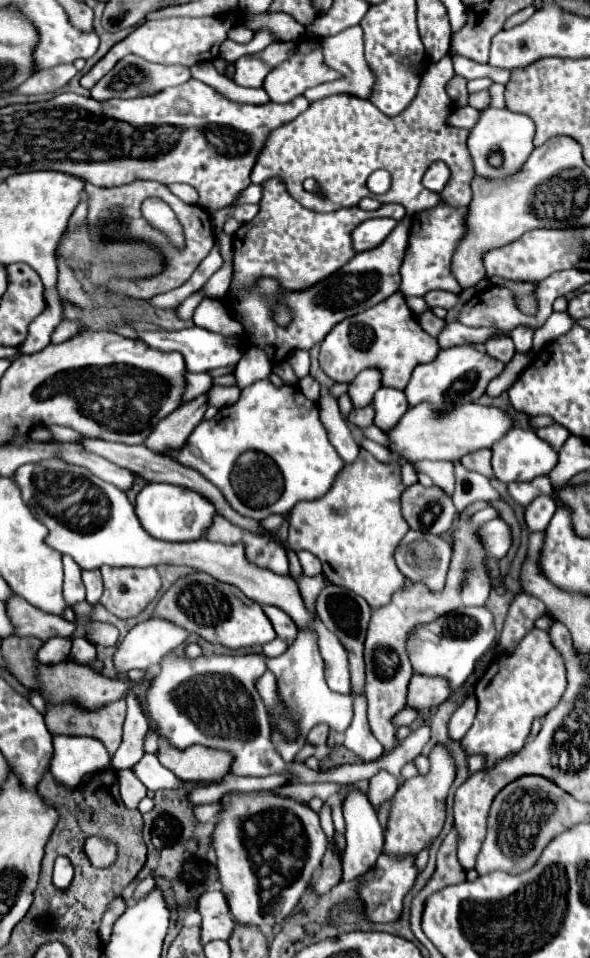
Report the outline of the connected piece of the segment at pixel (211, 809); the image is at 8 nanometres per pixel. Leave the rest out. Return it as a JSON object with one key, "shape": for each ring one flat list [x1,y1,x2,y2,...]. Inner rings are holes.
{"shape":[[214,802,214,804,202,804,202,806,196,806,196,820,200,824,206,824,206,822,214,822,214,818,220,814,222,810,222,802]]}

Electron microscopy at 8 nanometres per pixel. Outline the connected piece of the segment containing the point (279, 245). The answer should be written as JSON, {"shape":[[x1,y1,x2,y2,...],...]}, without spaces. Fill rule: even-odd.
{"shape":[[268,180,264,186,264,198,260,202,260,212,252,222,246,222,232,236,234,246,234,276,232,290,248,288,260,278,280,280,282,290,304,290,310,288,326,276,332,276,346,264,346,260,354,258,352,248,352,230,368,218,394,218,402,220,406,210,400,204,382,204,374,212,366,212,358,206,340,208,336,212,318,214,304,206,300,206,292,196,284,190,284,184,278,180]]}

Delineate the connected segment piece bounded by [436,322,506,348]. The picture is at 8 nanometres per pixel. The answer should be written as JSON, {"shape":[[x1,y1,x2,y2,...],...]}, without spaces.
{"shape":[[446,322,444,330,438,334,438,346,440,348,452,348,460,344,474,344,474,342,484,342,492,334,506,334,498,328,470,328,462,326,460,322]]}

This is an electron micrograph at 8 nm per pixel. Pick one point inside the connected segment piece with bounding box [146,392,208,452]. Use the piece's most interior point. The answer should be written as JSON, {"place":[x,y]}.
{"place":[172,432]}

